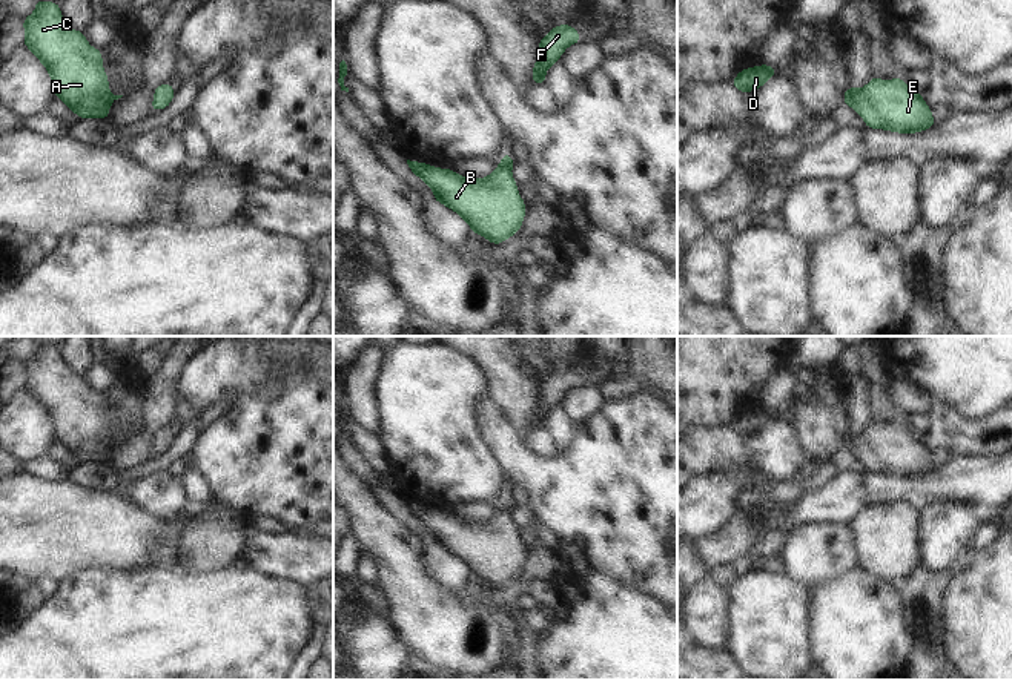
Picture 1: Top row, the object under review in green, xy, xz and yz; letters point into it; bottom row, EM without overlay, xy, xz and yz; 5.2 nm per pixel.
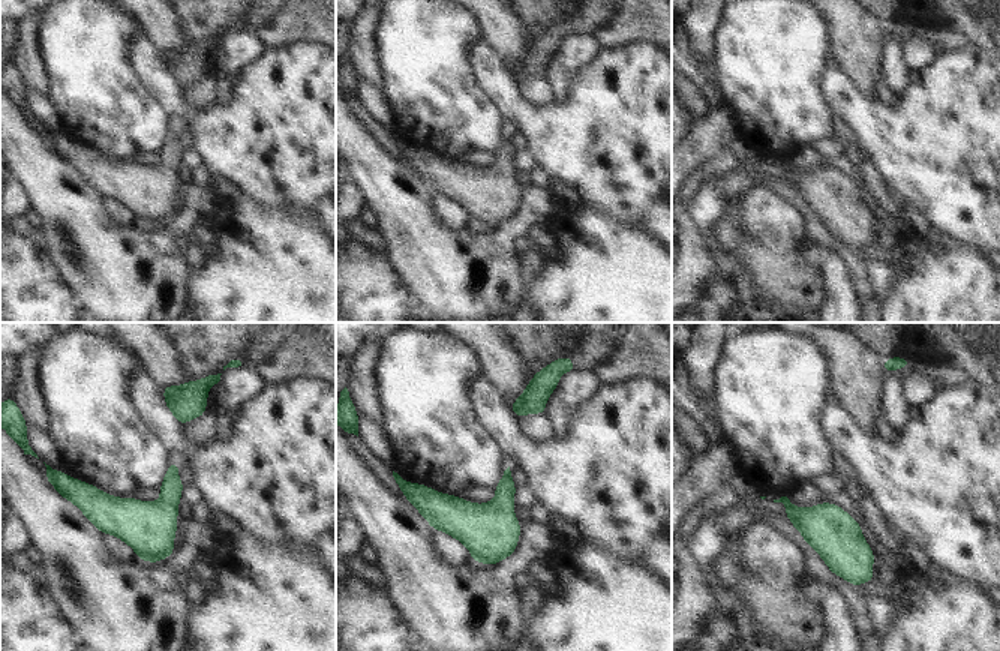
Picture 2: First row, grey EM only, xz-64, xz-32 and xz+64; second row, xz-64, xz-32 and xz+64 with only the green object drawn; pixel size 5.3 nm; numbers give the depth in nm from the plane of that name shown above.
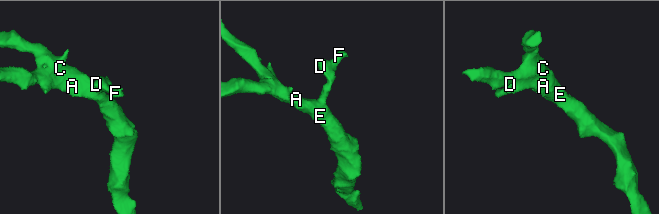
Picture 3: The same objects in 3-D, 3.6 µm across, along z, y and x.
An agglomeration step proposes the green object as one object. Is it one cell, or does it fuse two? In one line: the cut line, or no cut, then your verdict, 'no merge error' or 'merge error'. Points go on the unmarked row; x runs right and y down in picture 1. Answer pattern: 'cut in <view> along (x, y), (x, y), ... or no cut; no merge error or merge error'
no cut; no merge error

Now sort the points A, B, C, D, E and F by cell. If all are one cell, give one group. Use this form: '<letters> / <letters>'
A B C D E F

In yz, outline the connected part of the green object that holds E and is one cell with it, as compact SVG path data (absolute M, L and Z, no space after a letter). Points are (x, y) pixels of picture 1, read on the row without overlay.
M874 419L860 434L849 428L843 448L854 451L868 473L911 479L937 470L921 437L900 421L885 425Z

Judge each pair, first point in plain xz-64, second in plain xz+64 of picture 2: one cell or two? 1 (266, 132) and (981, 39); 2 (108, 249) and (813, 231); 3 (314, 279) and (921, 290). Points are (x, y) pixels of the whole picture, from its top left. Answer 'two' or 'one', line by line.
1: two
2: two
3: one

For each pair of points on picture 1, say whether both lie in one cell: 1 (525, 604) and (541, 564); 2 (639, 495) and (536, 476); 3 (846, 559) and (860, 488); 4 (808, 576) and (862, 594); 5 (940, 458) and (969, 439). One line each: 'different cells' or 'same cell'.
1: different cells
2: same cell
3: different cells
4: different cells
5: different cells

